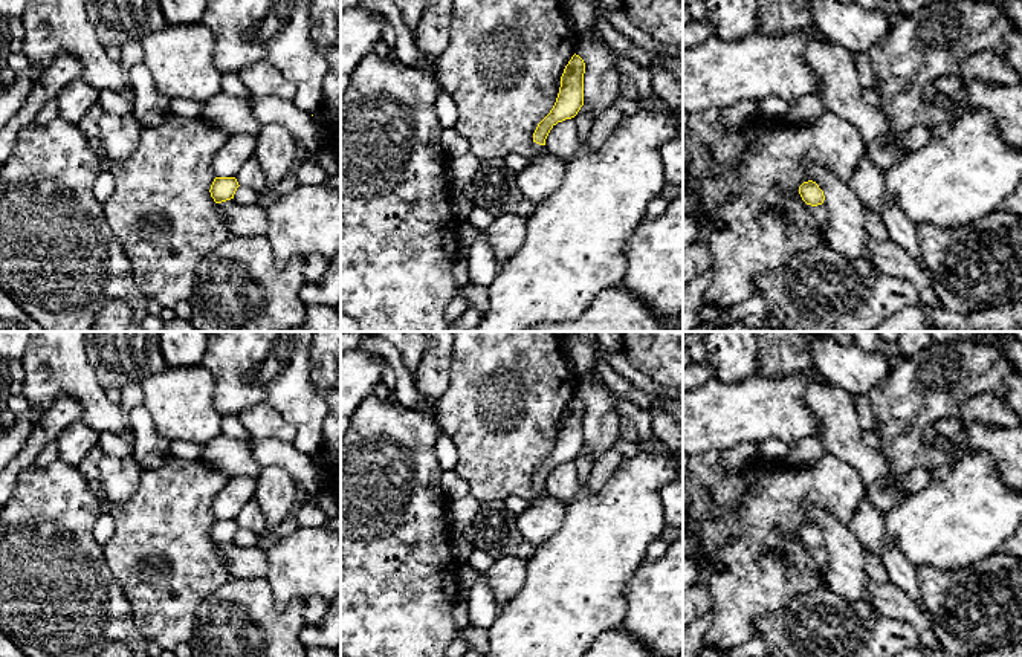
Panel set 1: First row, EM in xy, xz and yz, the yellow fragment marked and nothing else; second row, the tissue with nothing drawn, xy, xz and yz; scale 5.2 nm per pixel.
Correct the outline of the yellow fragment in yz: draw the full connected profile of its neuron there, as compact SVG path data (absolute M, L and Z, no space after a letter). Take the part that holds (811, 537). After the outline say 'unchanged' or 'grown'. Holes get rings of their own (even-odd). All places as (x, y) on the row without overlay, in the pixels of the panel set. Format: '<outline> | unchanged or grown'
M813 523L804 524L799 529L799 536L807 547L817 549L825 542L823 533Z | unchanged

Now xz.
M574 396L561 419L561 429L553 451L538 466L533 475L535 498L527 501L529 506L535 504L544 497L545 481L550 472L558 464L574 460L584 448L584 416L585 405L579 397Z | grown

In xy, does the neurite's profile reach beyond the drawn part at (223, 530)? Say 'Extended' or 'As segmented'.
As segmented

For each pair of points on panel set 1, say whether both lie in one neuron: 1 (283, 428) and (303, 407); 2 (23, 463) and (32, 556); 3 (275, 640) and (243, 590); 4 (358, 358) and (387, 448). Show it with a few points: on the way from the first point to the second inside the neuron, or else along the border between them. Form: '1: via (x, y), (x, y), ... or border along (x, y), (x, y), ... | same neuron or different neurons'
1: border along (257, 405), (271, 405), (295, 428), (292, 443) | different neurons
2: border along (32, 463), (19, 477), (16, 486) | different neurons
3: via (266, 628), (245, 602) | same neuron
4: border along (373, 393), (356, 410) | different neurons

